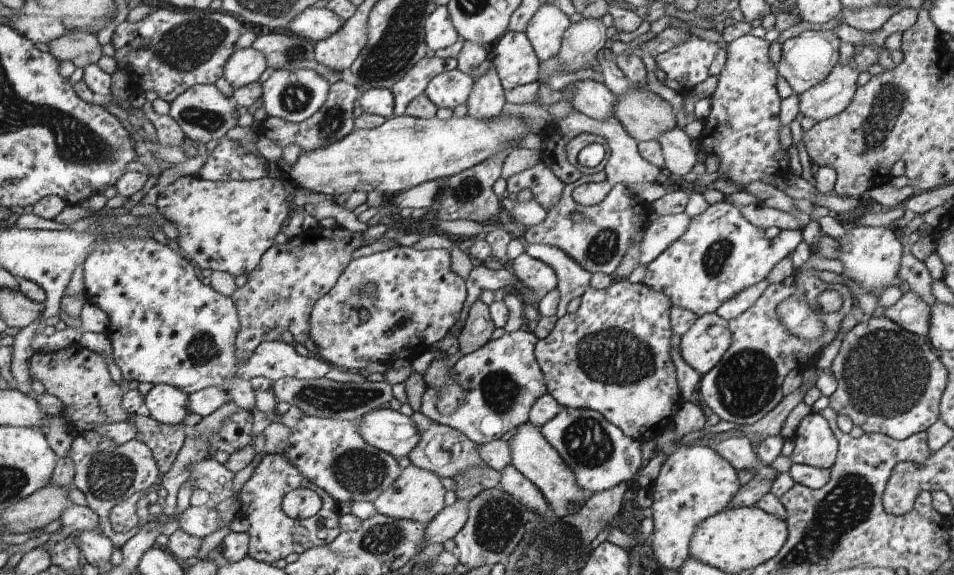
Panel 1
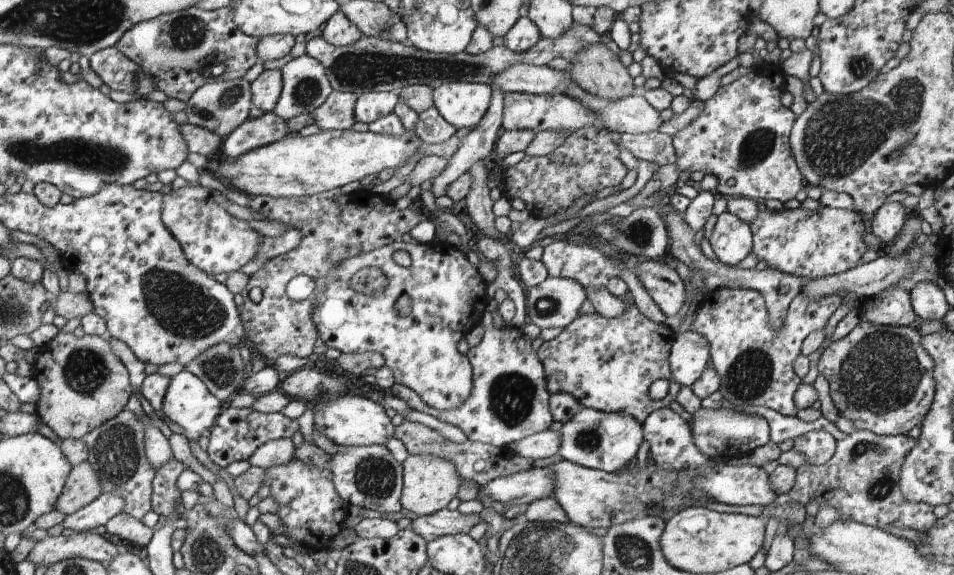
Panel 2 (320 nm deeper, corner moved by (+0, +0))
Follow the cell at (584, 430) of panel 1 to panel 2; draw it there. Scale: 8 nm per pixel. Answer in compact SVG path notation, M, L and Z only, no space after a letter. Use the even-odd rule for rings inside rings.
M582 407L578 414L563 423L559 429L561 447L558 453L564 461L576 463L578 466L616 472L636 456L638 446L645 440L640 423L636 417L628 413L605 413Z

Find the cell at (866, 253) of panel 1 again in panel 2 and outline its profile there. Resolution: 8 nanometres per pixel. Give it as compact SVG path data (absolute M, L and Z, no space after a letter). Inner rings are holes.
M885 201L872 218L873 233L890 244L900 234L906 220L906 207L900 201Z

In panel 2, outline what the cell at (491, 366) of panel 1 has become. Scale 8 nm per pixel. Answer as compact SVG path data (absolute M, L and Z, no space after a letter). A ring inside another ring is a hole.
M491 310L483 314L481 323L484 336L478 346L467 351L474 371L474 385L464 405L450 410L435 409L426 404L413 388L396 382L391 394L405 400L414 411L432 415L460 428L471 441L504 447L550 428L554 421L550 410L551 395L547 389L546 369L522 330L507 325L500 330L494 329Z

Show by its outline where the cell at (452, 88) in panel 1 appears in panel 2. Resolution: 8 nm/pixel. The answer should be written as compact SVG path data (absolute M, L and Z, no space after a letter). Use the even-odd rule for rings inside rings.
M450 81L433 89L433 106L456 130L460 128L475 128L487 114L491 106L493 90L484 83L468 81Z

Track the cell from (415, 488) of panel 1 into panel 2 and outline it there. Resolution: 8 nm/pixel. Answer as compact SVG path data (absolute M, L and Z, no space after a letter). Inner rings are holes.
M408 455L404 461L404 508L419 517L446 509L450 500L458 494L460 474L454 461L432 455Z

